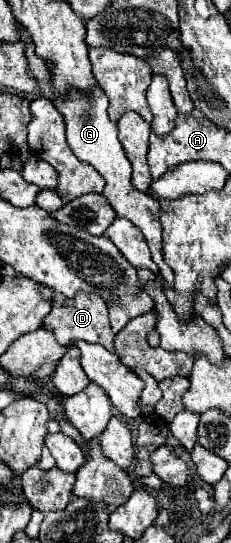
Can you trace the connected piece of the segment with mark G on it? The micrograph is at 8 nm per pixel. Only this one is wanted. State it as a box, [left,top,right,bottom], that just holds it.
[18,23,174,285]

